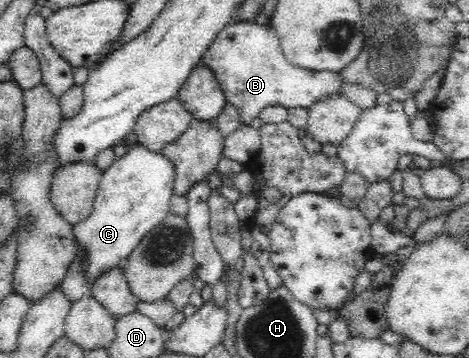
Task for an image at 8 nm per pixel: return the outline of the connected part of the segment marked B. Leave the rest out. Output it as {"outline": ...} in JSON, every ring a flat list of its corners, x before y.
{"outline":[[233,19,227,23,202,55,201,65,211,68,226,101,239,110,241,123,245,125,250,125,253,117,271,105,309,108,323,97,341,93,341,81,344,81,340,72,313,71,289,63,275,28,254,21]]}

